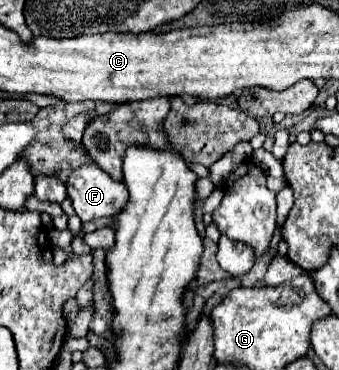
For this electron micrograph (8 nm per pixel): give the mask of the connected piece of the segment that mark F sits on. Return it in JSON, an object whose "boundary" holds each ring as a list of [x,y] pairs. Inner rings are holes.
{"boundary":[[[83,163],[71,171],[67,179],[67,197],[71,199],[81,223],[99,217],[113,217],[129,199],[127,187],[111,179],[111,175],[101,171],[95,163]]]}

